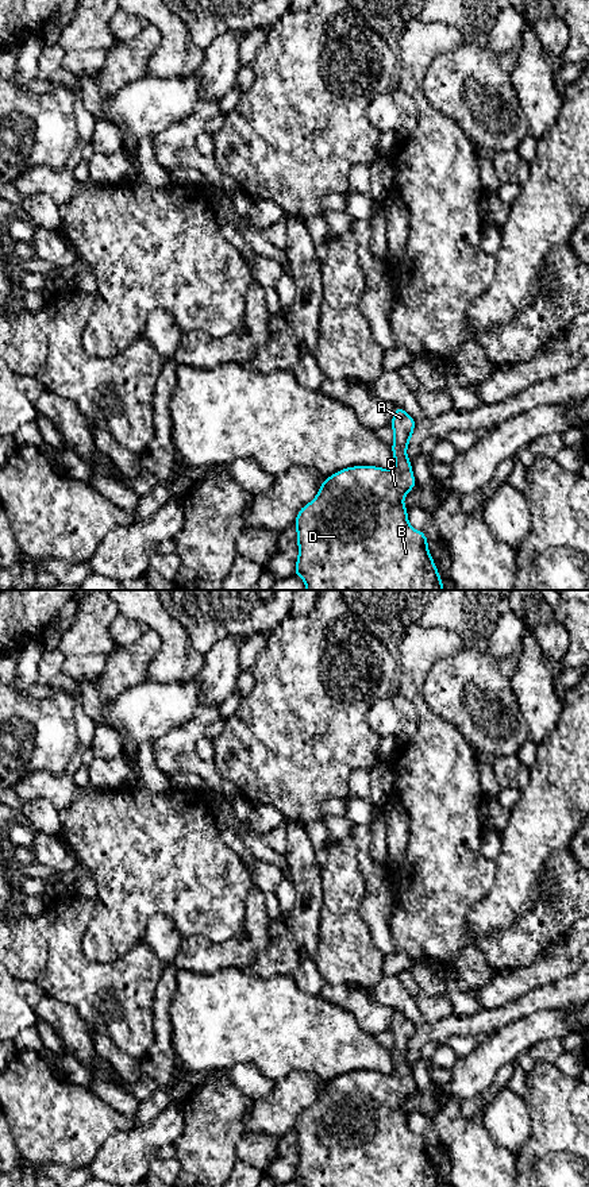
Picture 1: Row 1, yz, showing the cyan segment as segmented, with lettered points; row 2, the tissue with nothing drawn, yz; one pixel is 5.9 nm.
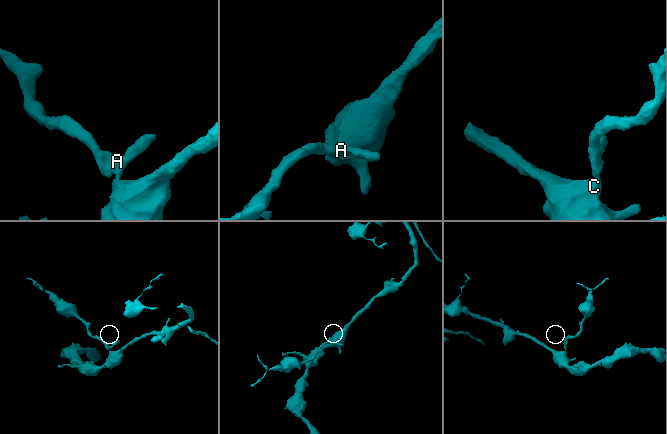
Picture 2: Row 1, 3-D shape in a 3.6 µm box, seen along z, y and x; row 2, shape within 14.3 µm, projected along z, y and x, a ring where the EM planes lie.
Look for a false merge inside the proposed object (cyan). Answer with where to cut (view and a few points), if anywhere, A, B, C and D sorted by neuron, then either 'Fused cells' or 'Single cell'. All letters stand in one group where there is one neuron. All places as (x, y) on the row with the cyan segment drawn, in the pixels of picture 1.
No split. Groups: A B C D. Single cell

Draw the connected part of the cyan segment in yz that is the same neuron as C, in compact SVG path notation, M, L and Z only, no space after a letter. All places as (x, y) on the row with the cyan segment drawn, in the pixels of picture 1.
M396 406L393 411L393 419L390 427L394 433L393 444L390 446L394 456L396 469L382 469L378 466L351 466L339 470L330 475L320 486L317 496L299 512L294 521L297 531L297 547L299 556L294 566L294 575L300 577L305 582L305 590L444 590L442 578L435 566L435 562L428 551L428 540L423 531L416 531L408 521L408 509L403 504L405 496L416 486L416 479L412 473L412 462L407 456L408 443L413 436L413 428L416 420L405 412L405 409Z

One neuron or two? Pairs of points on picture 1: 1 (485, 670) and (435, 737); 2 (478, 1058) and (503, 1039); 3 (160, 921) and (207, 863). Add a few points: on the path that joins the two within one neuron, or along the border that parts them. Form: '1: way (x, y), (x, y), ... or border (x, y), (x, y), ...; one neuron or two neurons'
1: border (424, 700), (437, 715), (451, 721), (470, 743); two neurons
2: way (484, 1058), (497, 1044); one neuron
3: border (146, 922), (156, 914), (165, 914), (184, 939); two neurons

